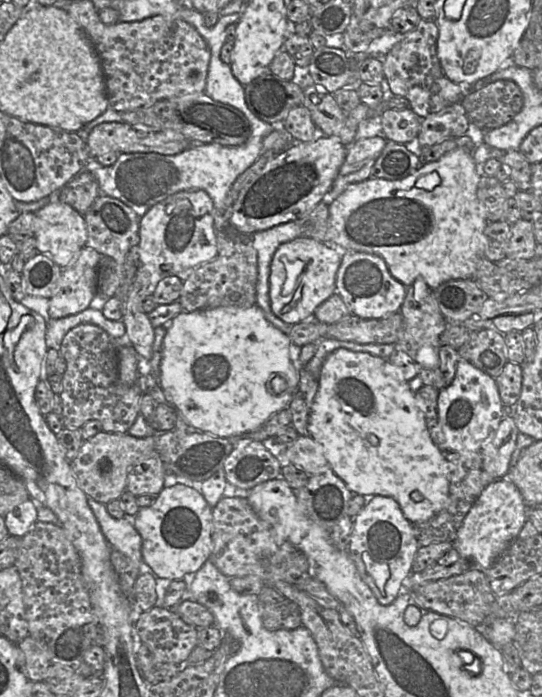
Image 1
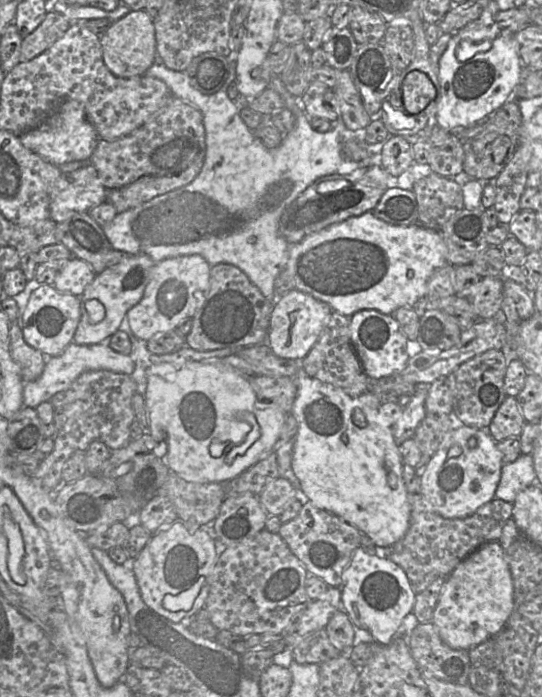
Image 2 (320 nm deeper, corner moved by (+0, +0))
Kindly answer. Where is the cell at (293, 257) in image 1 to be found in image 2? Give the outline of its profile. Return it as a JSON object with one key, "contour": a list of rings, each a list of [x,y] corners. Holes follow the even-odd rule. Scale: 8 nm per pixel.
{"contour":[[[292,289],[276,299],[272,307],[267,343],[275,355],[302,361],[317,342],[328,323],[332,308],[302,291]]]}

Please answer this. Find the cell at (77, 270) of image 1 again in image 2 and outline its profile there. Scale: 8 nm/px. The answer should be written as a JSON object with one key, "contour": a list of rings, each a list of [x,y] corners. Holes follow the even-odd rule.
{"contour":[[[134,255],[97,274],[80,297],[81,319],[73,342],[78,345],[103,343],[119,330],[128,311],[142,299],[154,264],[147,255]]]}

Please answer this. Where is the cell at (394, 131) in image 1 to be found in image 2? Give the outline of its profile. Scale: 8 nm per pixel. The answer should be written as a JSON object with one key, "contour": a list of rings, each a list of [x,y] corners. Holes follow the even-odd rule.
{"contour":[[[390,135],[382,143],[380,166],[391,176],[398,177],[413,162],[412,147],[401,135]]]}

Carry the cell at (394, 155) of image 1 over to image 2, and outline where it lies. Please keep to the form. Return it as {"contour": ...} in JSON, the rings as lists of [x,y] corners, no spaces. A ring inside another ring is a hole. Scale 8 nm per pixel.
{"contour":[[[399,187],[386,189],[371,212],[376,218],[391,225],[410,226],[419,223],[413,190]]]}

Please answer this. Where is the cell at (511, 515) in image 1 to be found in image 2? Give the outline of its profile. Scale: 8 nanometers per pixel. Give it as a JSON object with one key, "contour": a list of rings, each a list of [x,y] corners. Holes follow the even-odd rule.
{"contour":[[[499,541],[483,544],[446,577],[432,622],[443,642],[469,651],[501,632],[514,611],[514,589],[505,553]]]}

